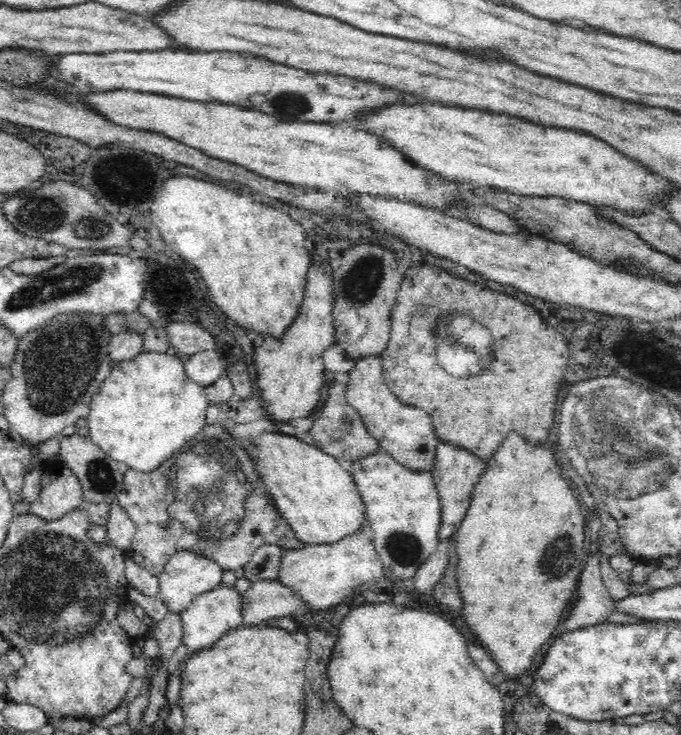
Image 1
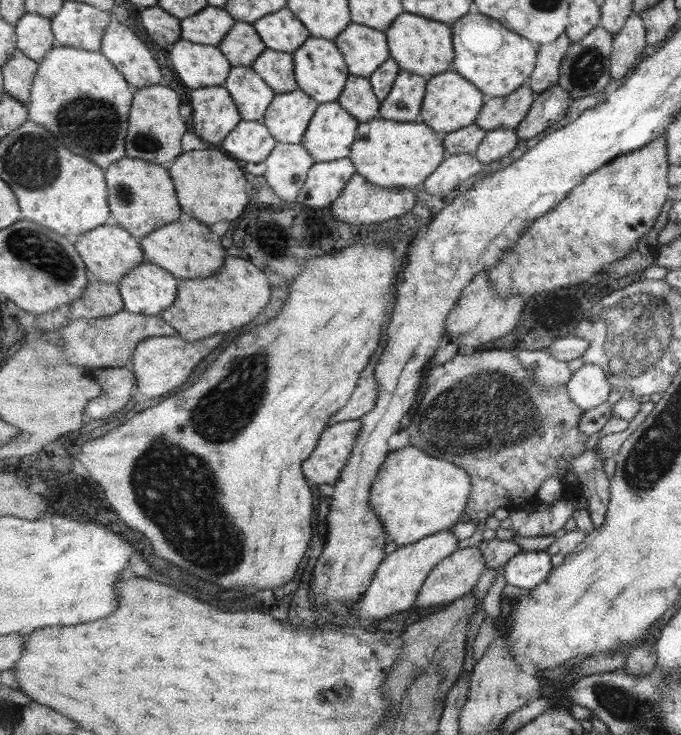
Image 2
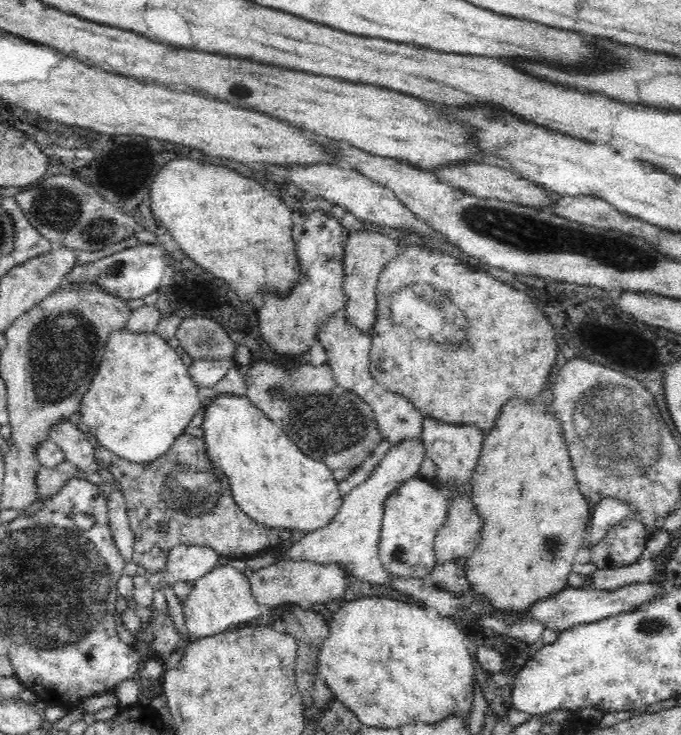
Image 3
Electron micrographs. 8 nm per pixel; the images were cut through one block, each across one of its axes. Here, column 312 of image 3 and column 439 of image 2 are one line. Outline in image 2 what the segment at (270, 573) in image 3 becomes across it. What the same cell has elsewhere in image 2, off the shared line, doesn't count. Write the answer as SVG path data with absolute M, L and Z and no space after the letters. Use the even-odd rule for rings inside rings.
M478 547L458 549L431 571L415 606L450 604L465 597L477 586L485 569L486 560Z

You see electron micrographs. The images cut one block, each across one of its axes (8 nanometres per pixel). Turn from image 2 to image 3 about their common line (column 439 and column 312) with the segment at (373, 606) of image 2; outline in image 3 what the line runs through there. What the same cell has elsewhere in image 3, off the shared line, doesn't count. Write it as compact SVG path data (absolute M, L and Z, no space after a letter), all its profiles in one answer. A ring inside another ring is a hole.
M410 439L390 447L390 450L383 456L383 459L380 461L380 464L376 467L376 472L372 472L372 476L368 478L368 480L364 481L362 484L359 484L356 488L353 488L344 498L342 508L338 511L338 514L333 518L333 521L326 525L325 527L319 528L317 531L307 532L305 535L297 540L288 550L286 558L292 561L308 561L310 563L316 563L318 565L327 565L327 564L336 564L342 569L344 569L344 573L346 573L346 577L348 577L348 582L351 584L349 580L362 580L362 582L371 582L372 584L382 584L382 586L391 586L393 580L396 578L395 575L390 574L381 563L379 559L379 542L380 542L380 528L382 526L382 504L386 502L386 498L390 496L390 492L394 492L394 488L398 488L402 482L406 480L411 480L415 478L419 474L420 464L422 464L422 460L425 457L425 448L423 445L423 441L414 441L414 439Z

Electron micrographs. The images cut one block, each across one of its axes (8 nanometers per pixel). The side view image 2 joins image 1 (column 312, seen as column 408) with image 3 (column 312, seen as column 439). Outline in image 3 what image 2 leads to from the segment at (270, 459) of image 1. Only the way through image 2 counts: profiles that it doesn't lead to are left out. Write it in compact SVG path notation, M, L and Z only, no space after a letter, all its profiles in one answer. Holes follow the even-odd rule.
M218 396L205 408L203 439L206 441L210 461L230 479L236 504L250 518L276 529L317 531L329 525L343 505L338 490L338 481L330 467L324 462L314 460L302 452L284 429L274 424L264 413L254 407L246 397Z

